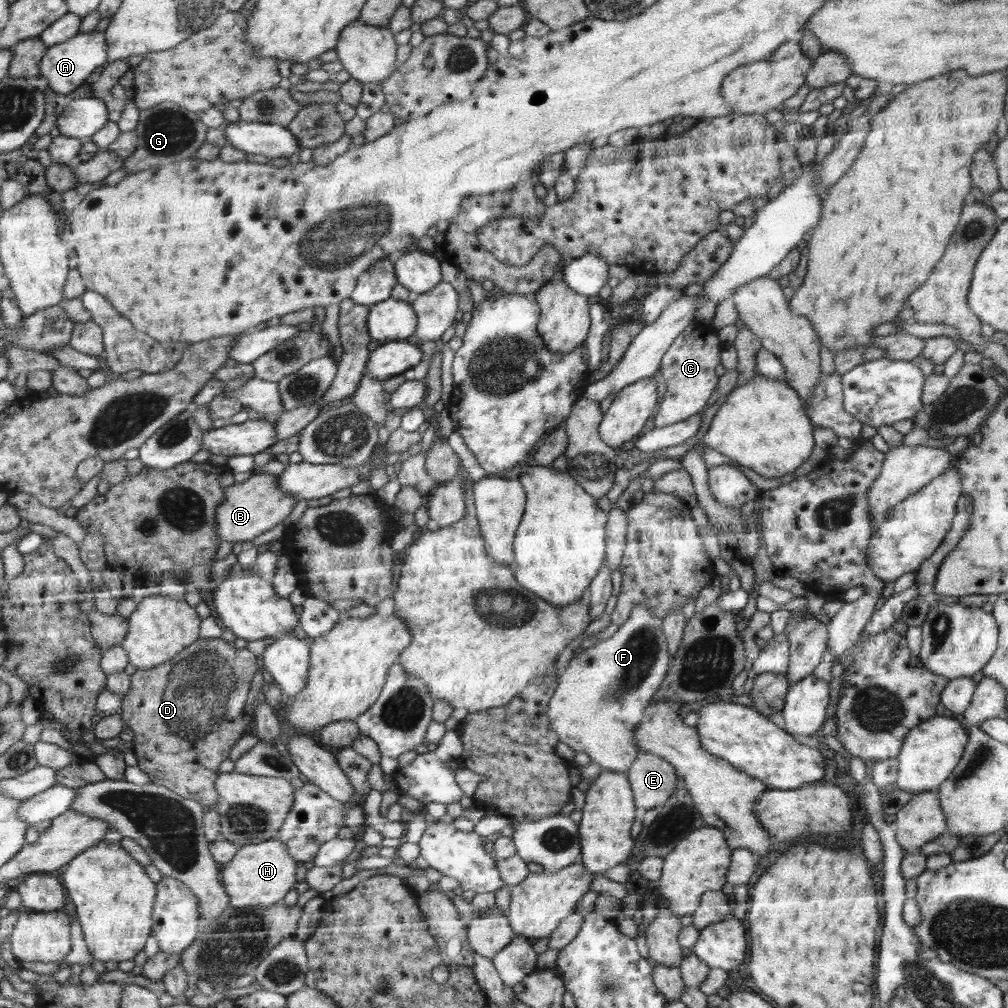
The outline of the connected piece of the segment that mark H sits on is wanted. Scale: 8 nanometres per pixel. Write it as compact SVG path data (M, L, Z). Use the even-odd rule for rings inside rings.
M276 838L240 847L230 862L221 865L220 870L220 880L230 897L229 906L244 908L262 905L268 908L278 904L296 882L294 859L285 843Z

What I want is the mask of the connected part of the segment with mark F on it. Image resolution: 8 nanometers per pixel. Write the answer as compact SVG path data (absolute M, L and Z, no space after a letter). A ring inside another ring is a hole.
M642 603L632 610L628 620L619 626L613 636L599 640L593 647L579 650L575 654L558 677L559 685L549 702L550 728L557 732L560 742L574 752L586 753L601 770L629 770L641 754L633 732L644 717L644 710L650 704L652 694L658 690L669 669L671 654L664 635L660 617L657 617L646 603Z

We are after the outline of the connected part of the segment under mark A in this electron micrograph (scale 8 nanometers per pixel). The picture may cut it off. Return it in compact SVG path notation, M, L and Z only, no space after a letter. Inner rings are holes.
M93 31L76 33L76 36L51 46L47 49L40 64L40 77L48 80L48 89L58 94L67 96L76 90L90 76L96 68L106 64L109 43L106 40L105 31Z

